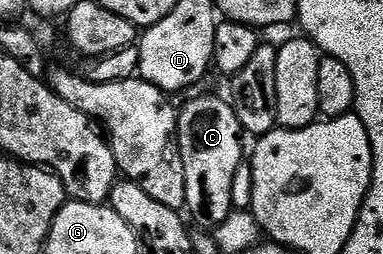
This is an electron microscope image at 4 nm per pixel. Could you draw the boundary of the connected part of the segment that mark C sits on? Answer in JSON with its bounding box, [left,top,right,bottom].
[176,95,246,229]

